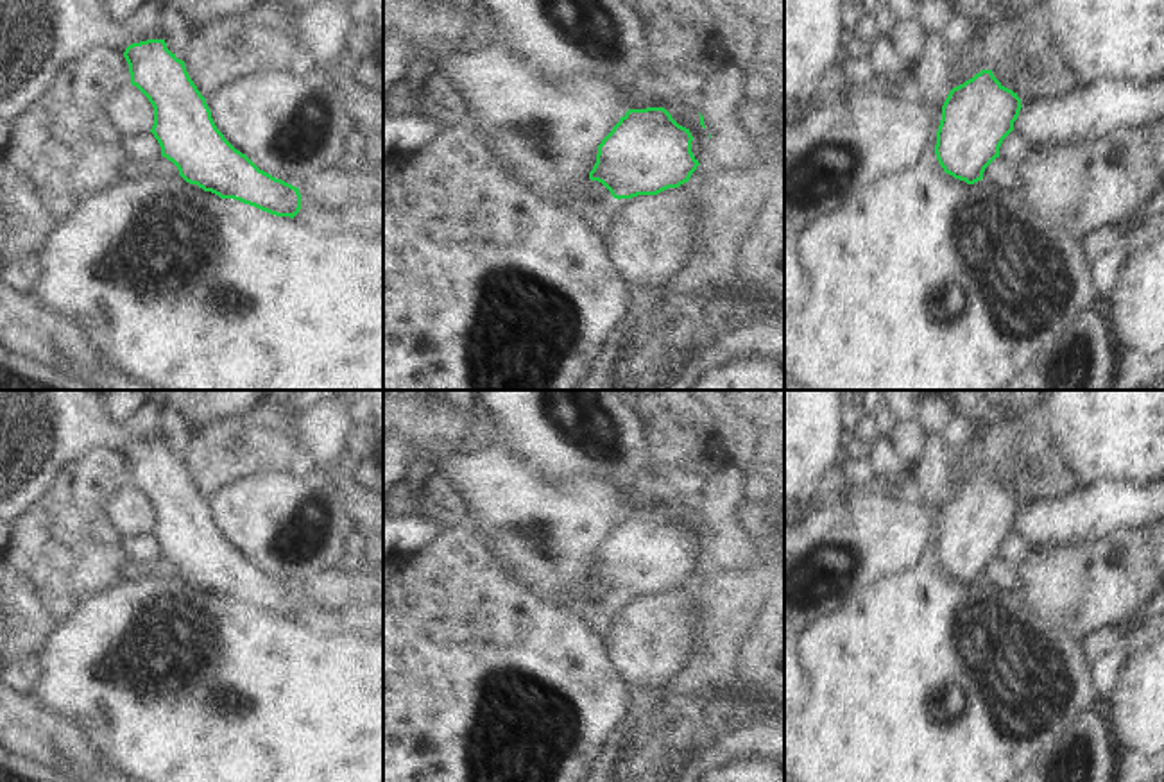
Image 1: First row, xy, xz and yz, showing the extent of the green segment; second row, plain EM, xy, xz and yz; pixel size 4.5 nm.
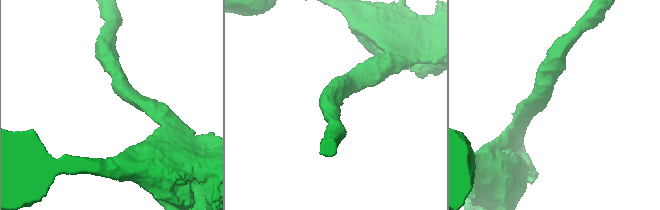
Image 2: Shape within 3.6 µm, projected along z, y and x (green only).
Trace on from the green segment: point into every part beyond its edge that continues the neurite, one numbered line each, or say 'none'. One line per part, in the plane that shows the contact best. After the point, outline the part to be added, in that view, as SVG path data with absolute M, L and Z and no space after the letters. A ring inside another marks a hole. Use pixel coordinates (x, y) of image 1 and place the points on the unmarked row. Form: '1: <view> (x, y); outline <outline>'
none

